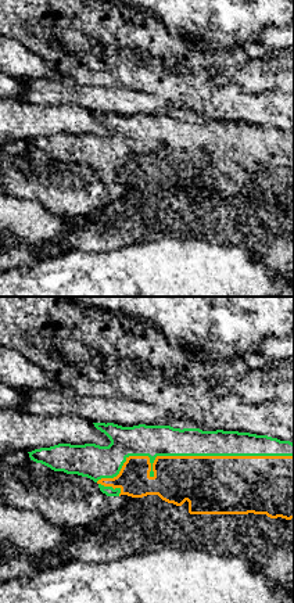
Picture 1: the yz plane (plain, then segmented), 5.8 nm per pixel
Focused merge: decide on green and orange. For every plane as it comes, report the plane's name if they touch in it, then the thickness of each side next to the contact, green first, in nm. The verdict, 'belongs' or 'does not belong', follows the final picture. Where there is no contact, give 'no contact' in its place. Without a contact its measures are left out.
meets green in yz; 180 nm thick on the green side, 340 nm on the other

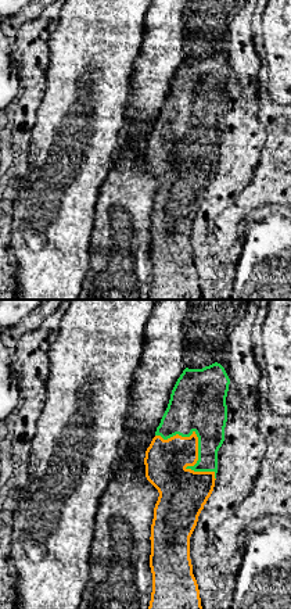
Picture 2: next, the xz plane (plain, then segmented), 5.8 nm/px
meets green in xz; 320 nm thick on the green side, 240 nm on the other

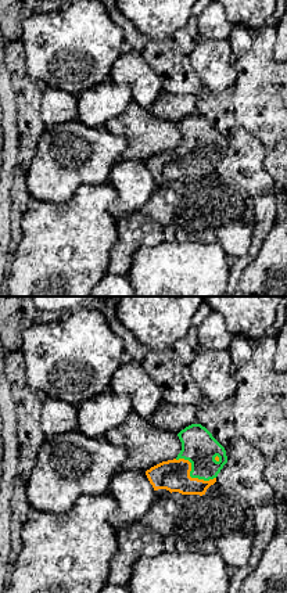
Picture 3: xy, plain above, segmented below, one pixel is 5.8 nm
meets green in xy; 200 nm thick on the green side, 190 nm on the other

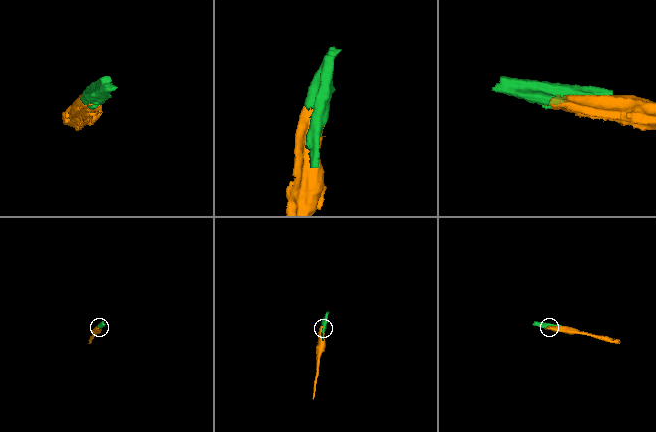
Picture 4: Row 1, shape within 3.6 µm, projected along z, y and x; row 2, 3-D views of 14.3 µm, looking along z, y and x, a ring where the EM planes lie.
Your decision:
belongs

